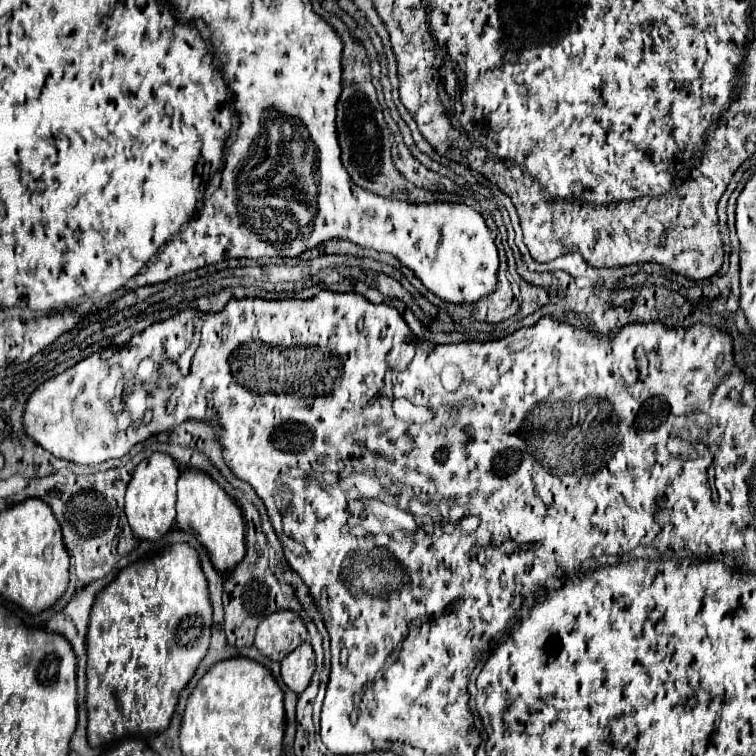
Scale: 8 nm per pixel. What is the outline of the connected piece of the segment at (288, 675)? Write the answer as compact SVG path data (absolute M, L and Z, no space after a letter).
M310 643L298 645L292 653L282 659L282 681L294 693L302 693L314 673L314 649Z

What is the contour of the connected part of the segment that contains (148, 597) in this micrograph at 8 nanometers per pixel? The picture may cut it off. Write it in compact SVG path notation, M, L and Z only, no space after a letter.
M186 543L166 547L162 553L136 561L98 593L88 625L88 743L100 747L116 737L134 733L160 733L170 725L170 715L180 691L192 679L210 643L212 603L208 583L196 551Z

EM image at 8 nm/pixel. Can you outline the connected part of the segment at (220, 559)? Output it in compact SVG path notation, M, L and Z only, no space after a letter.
M188 469L180 475L178 501L176 501L176 523L182 531L192 533L202 543L202 547L206 547L214 567L220 573L232 571L246 555L246 541L244 541L246 527L244 527L240 507L204 471Z

